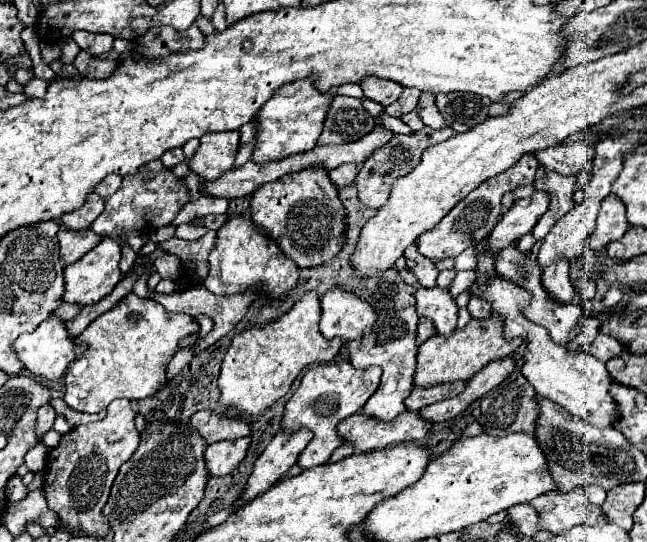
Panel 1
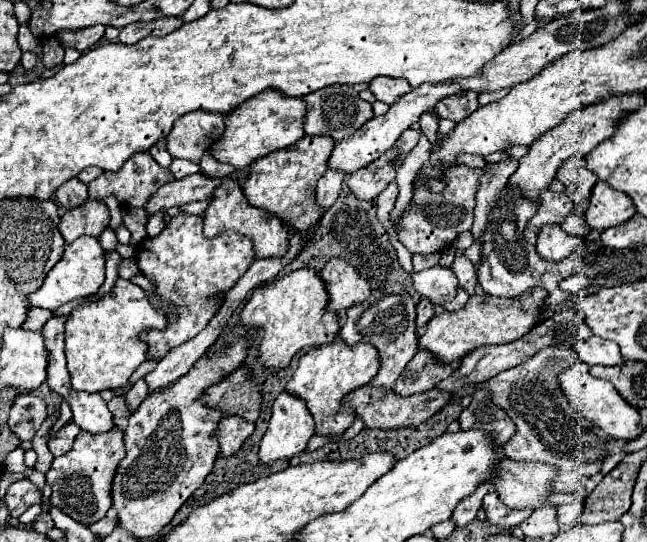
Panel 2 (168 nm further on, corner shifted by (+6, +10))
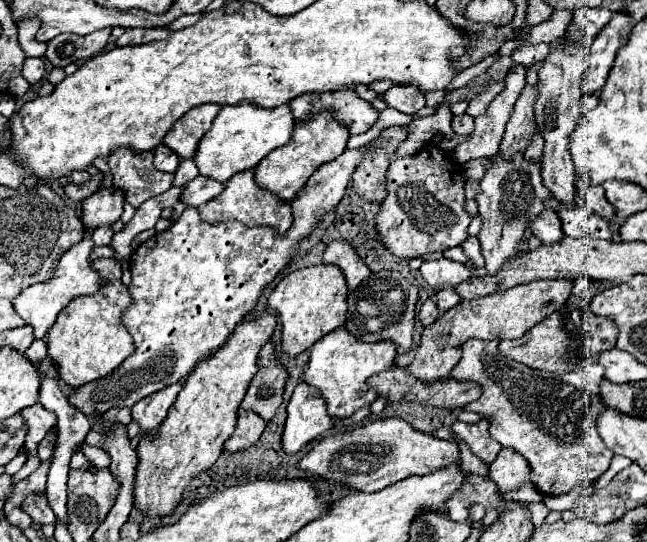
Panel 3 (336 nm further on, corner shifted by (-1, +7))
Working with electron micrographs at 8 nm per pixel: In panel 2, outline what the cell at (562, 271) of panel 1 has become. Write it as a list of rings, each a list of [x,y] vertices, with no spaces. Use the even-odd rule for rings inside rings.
[[[547,224],[537,234],[537,252],[547,262],[561,262],[567,258],[577,246],[581,244],[579,238],[573,238],[561,230],[557,224]]]

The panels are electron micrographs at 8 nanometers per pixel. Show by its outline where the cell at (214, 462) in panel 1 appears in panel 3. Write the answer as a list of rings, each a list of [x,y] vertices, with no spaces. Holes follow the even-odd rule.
[[[238,409],[238,421],[236,421],[236,431],[232,433],[232,437],[224,443],[224,449],[234,453],[234,451],[242,451],[250,445],[254,445],[262,431],[266,427],[266,421],[260,419],[258,413],[254,411],[246,411],[246,409]]]

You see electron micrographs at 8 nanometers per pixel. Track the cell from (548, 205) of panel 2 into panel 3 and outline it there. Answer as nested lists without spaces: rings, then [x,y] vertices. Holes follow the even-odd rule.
[[[584,203],[576,205],[576,209],[558,207],[558,217],[562,221],[562,231],[568,237],[594,237],[594,239],[612,239],[612,231],[606,219],[594,215],[590,207]]]

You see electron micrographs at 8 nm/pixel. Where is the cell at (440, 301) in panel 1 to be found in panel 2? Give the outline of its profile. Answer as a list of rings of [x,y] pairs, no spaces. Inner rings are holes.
[[[433,266],[423,272],[413,274],[413,288],[437,308],[445,302],[451,302],[457,296],[457,276],[451,268]]]

